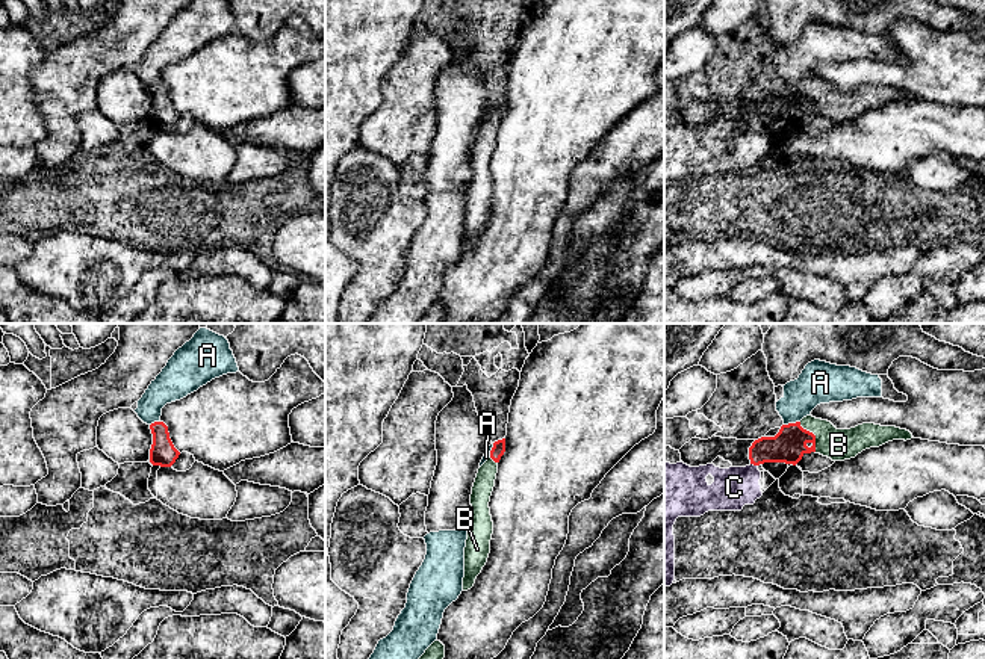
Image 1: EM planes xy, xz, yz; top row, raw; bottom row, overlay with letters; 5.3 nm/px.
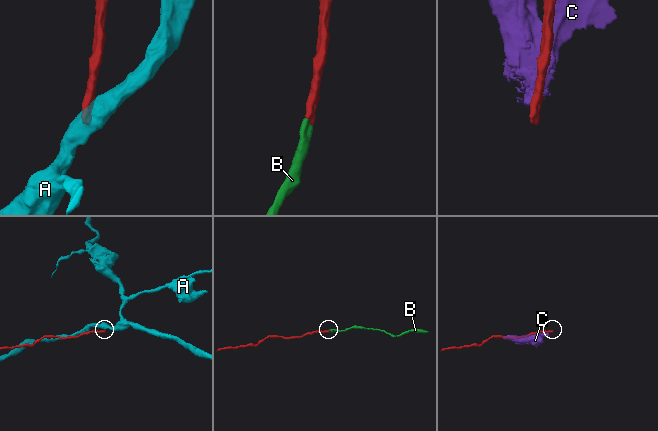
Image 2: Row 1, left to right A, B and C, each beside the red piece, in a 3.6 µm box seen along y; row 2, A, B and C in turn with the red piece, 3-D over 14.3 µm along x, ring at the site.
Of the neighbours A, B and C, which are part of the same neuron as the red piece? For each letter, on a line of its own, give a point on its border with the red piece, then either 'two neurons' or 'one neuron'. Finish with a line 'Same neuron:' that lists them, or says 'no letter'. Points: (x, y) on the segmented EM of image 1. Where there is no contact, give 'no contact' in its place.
A: yz (792, 423) | two neurons
B: yz (814, 436) | one neuron
C: yz (754, 464) | two neurons
Same neuron: B

